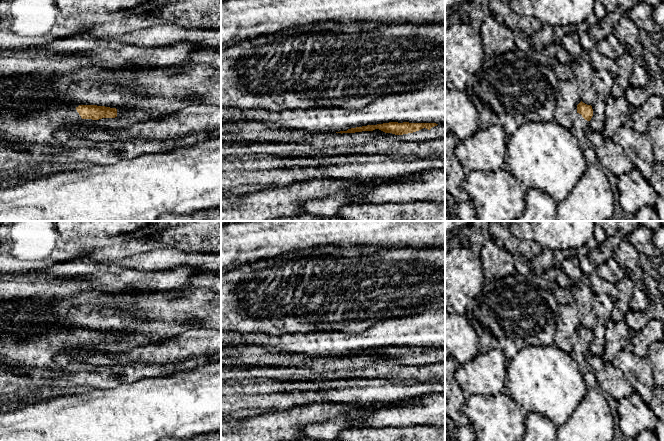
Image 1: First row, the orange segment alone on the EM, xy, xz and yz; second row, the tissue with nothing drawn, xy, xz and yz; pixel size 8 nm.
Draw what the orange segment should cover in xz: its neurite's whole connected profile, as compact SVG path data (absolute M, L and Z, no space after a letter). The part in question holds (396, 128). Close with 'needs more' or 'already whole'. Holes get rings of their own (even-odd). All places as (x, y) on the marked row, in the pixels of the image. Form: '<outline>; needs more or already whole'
M389 122L377 125L367 125L340 131L336 133L355 133L379 129L385 133L392 133L400 141L422 142L445 138L445 124L436 123L409 123Z; needs more

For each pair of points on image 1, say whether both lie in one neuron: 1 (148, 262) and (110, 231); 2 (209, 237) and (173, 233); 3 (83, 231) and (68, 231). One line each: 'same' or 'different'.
1: different
2: same
3: same

